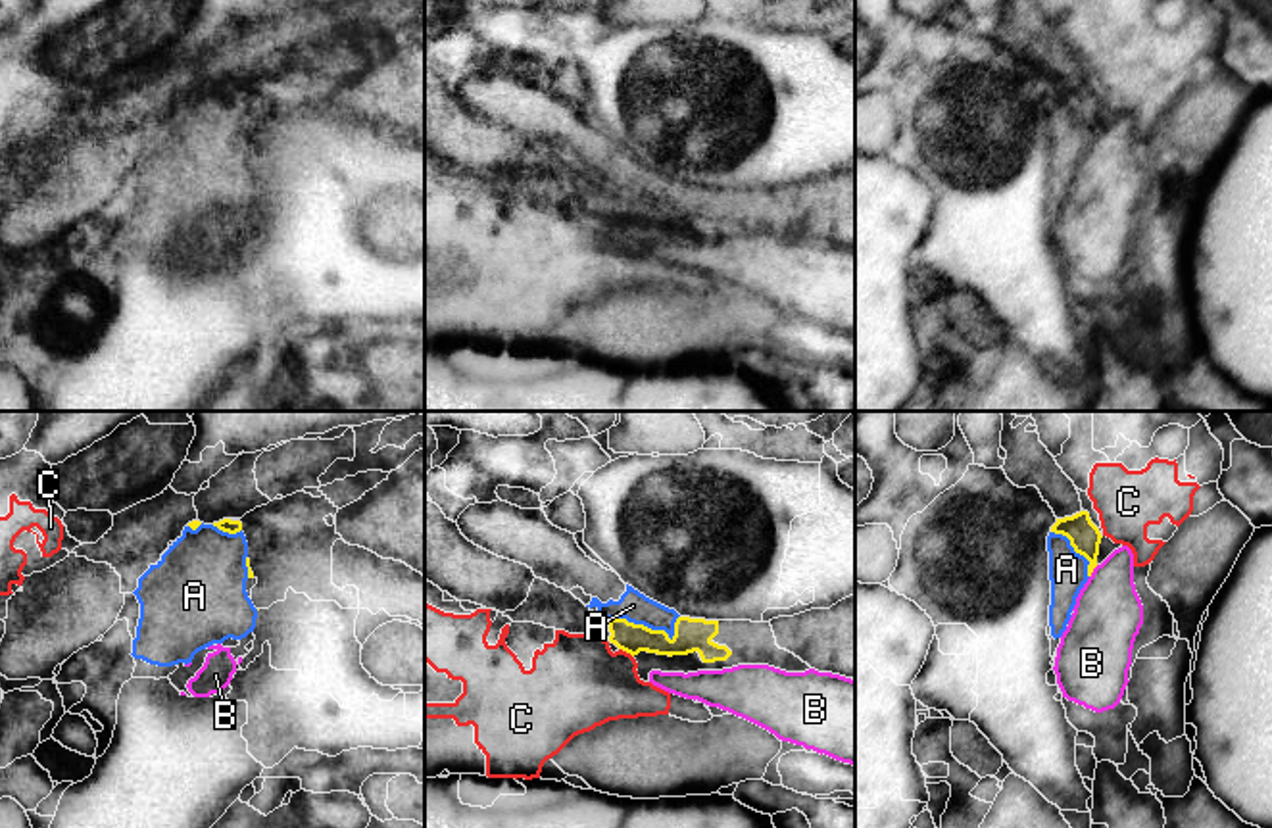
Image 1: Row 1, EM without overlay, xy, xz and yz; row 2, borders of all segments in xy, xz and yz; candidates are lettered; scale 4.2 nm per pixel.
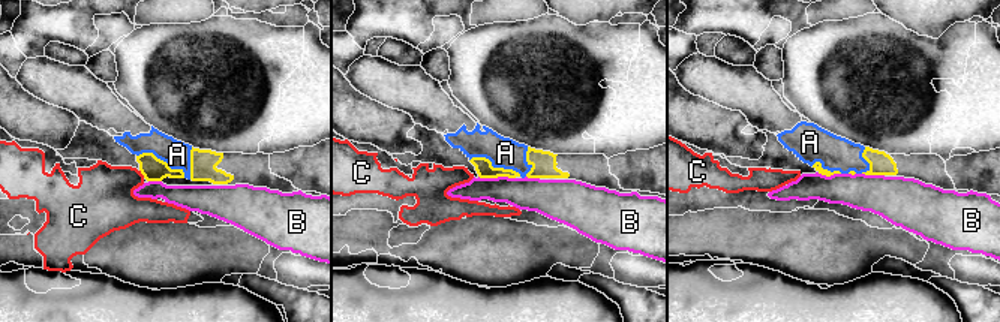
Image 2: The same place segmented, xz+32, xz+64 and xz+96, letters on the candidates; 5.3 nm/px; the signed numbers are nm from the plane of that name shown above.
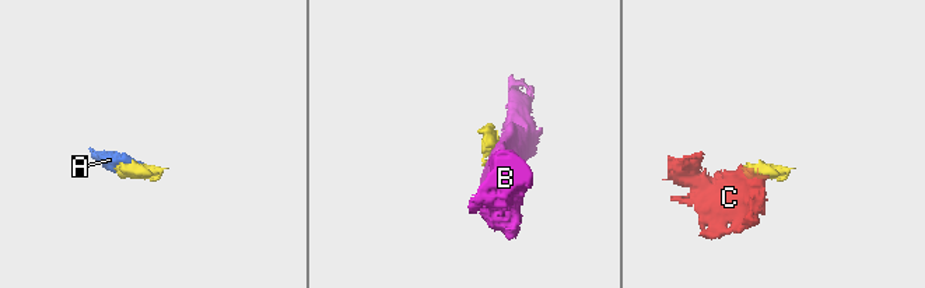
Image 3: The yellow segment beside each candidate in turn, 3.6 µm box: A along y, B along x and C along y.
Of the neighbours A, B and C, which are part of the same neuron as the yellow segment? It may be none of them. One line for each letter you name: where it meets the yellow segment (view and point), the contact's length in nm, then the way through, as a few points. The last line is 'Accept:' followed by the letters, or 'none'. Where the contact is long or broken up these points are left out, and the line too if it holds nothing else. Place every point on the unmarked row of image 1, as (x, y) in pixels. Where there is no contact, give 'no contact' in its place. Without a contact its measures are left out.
A: meets yellow in xz at (650, 198); contact 300 nm long
Accept: A

